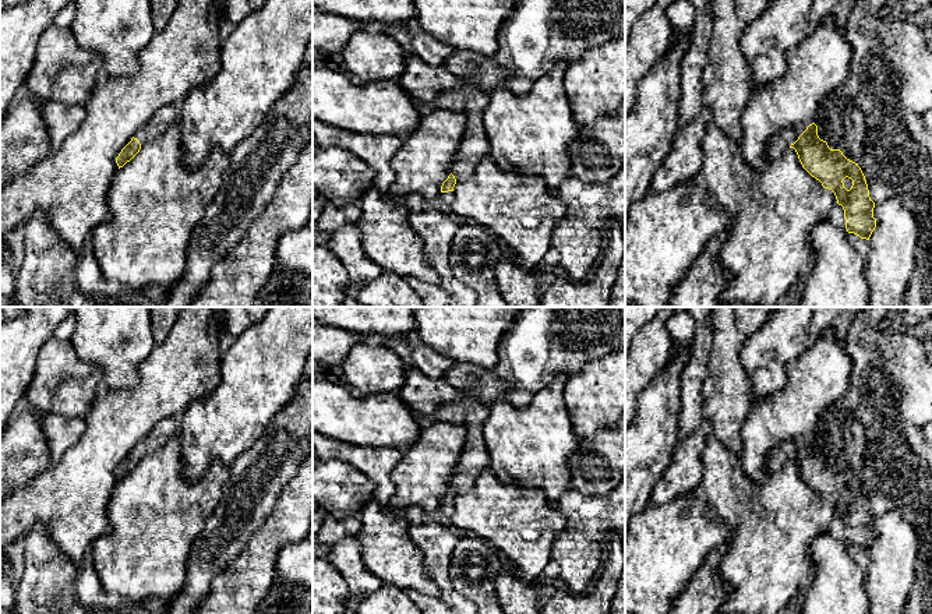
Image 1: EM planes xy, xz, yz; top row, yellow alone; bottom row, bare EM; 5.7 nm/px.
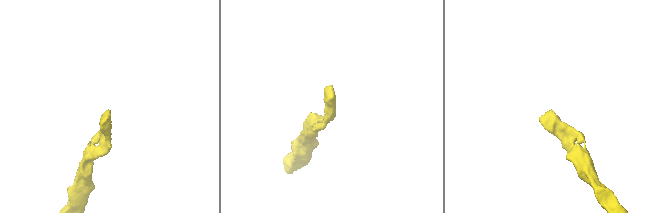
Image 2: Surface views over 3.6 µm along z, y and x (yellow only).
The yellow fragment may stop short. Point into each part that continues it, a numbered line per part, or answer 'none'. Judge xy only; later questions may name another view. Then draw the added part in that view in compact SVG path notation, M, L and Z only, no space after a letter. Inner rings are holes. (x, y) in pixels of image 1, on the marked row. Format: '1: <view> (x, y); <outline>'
1: xy (163, 119); M179 105L165 106L159 109L148 120L148 123L134 134L134 138L140 141L142 148L146 142L155 141L160 135L163 135L172 126L177 123L179 117L180 117Z

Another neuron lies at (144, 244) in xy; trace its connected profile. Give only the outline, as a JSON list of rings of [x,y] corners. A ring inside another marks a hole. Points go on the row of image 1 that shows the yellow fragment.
[[[177,123],[158,140],[146,142],[130,162],[119,169],[113,179],[107,195],[112,218],[91,232],[93,255],[103,276],[121,283],[124,293],[130,296],[142,297],[148,290],[158,286],[172,287],[184,272],[191,232],[218,194],[223,173],[229,165],[230,155],[222,149],[213,149],[194,172],[186,170],[183,167],[183,145]]]

